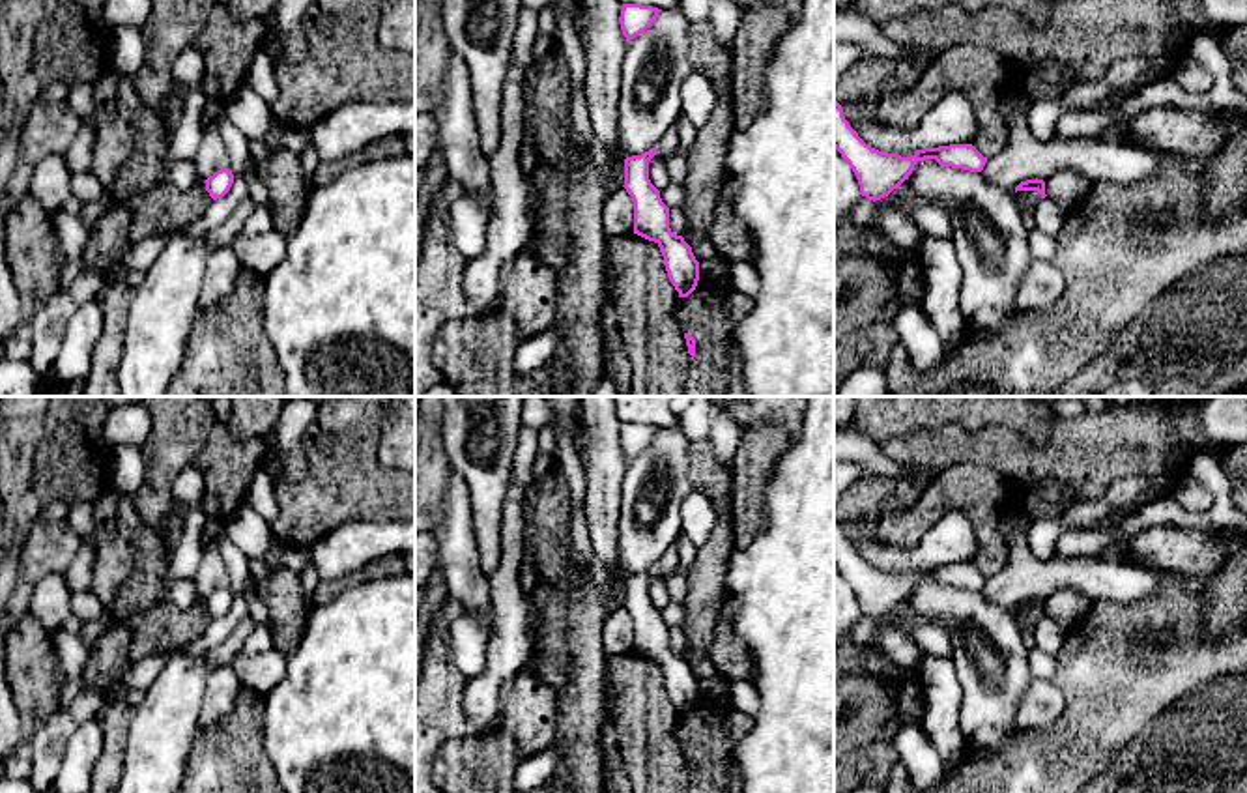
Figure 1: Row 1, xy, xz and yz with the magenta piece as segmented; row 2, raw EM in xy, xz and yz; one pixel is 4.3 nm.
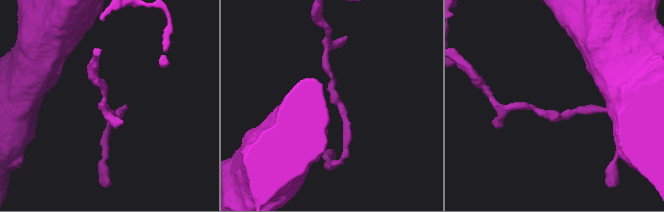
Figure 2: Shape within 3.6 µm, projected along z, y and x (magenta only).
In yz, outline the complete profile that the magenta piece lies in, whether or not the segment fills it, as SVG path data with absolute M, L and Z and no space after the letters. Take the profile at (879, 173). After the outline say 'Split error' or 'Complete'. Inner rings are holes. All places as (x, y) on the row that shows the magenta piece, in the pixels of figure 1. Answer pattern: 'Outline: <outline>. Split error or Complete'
Outline: M834 97L834 148L853 168L860 195L867 200L881 200L897 189L914 170L918 161L935 159L939 165L982 172L987 157L972 144L950 144L924 148L910 157L879 151L866 144L843 116L841 105Z. Complete

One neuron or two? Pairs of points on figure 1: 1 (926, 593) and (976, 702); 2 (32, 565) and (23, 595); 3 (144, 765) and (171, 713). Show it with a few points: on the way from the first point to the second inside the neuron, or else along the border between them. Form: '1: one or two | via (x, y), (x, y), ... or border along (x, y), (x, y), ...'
1: one | via (965, 610), (973, 610), (1014, 649), (1006, 683)
2: one | via (30, 573), (25, 588)
3: one | via (157, 752), (165, 726)

